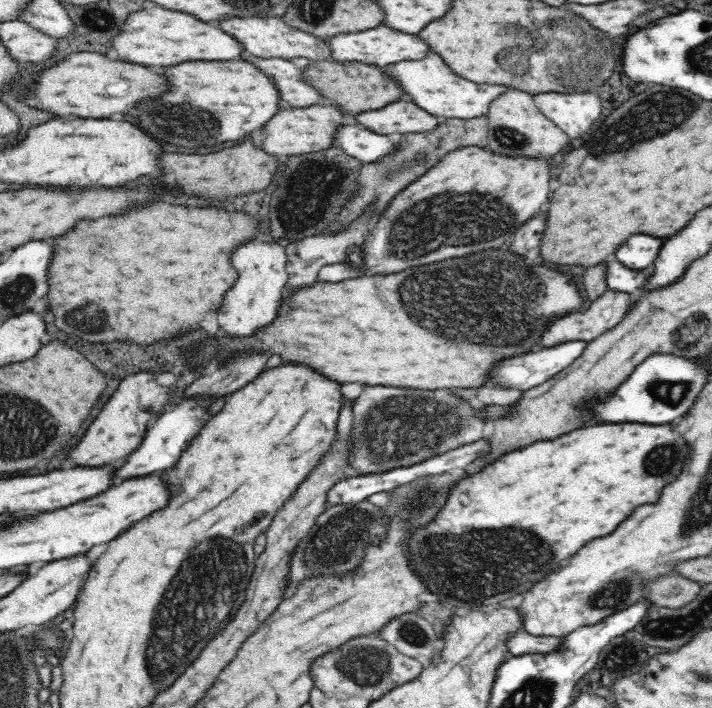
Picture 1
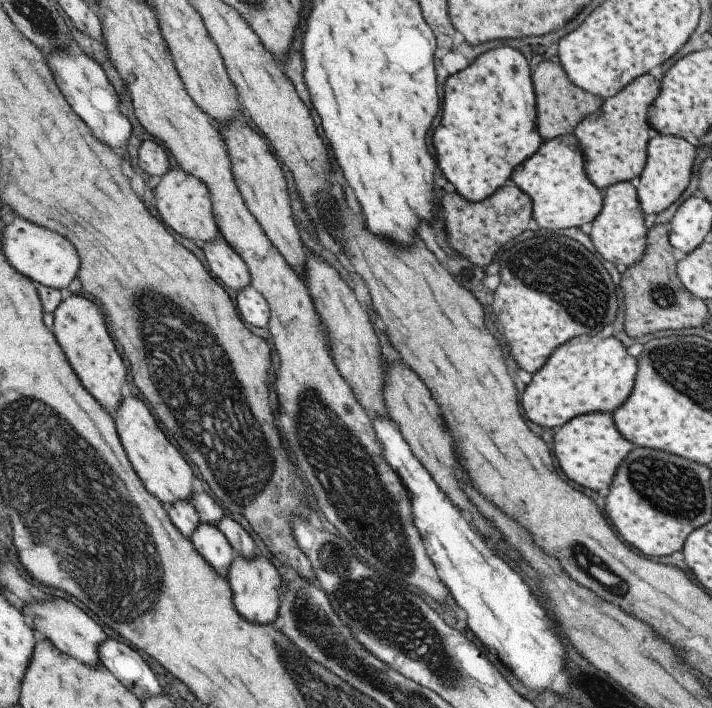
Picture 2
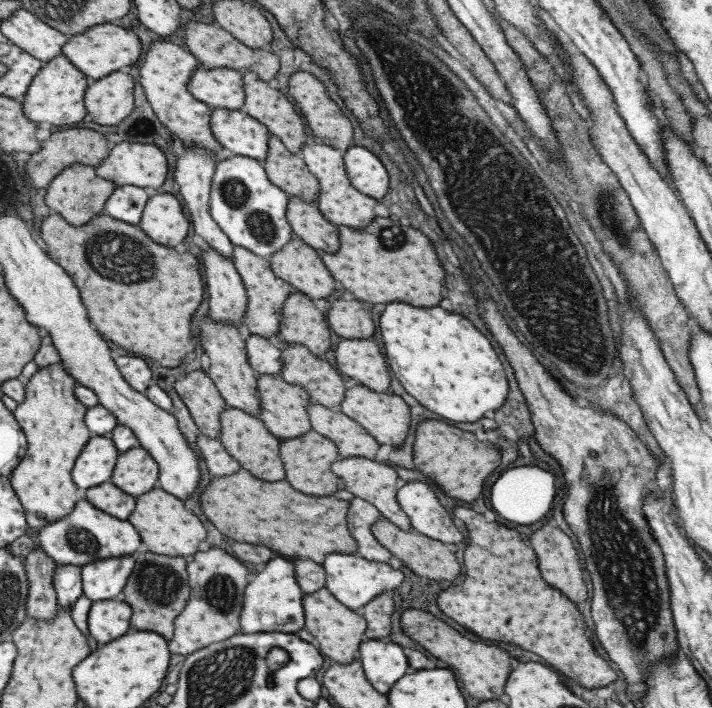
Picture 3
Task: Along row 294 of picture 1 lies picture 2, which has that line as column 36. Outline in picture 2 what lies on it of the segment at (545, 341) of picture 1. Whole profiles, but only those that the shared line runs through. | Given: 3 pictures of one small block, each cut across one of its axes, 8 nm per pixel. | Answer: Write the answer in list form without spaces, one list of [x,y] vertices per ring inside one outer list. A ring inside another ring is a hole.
[[[57,596],[53,600],[43,600],[43,602],[37,602],[37,604],[23,603],[19,612],[33,624],[33,628],[37,628],[37,631],[45,636],[59,652],[63,652],[65,656],[71,656],[71,658],[79,660],[81,664],[93,666],[93,668],[97,668],[101,664],[97,648],[101,644],[105,644],[107,635],[93,617],[87,616],[73,602]]]

